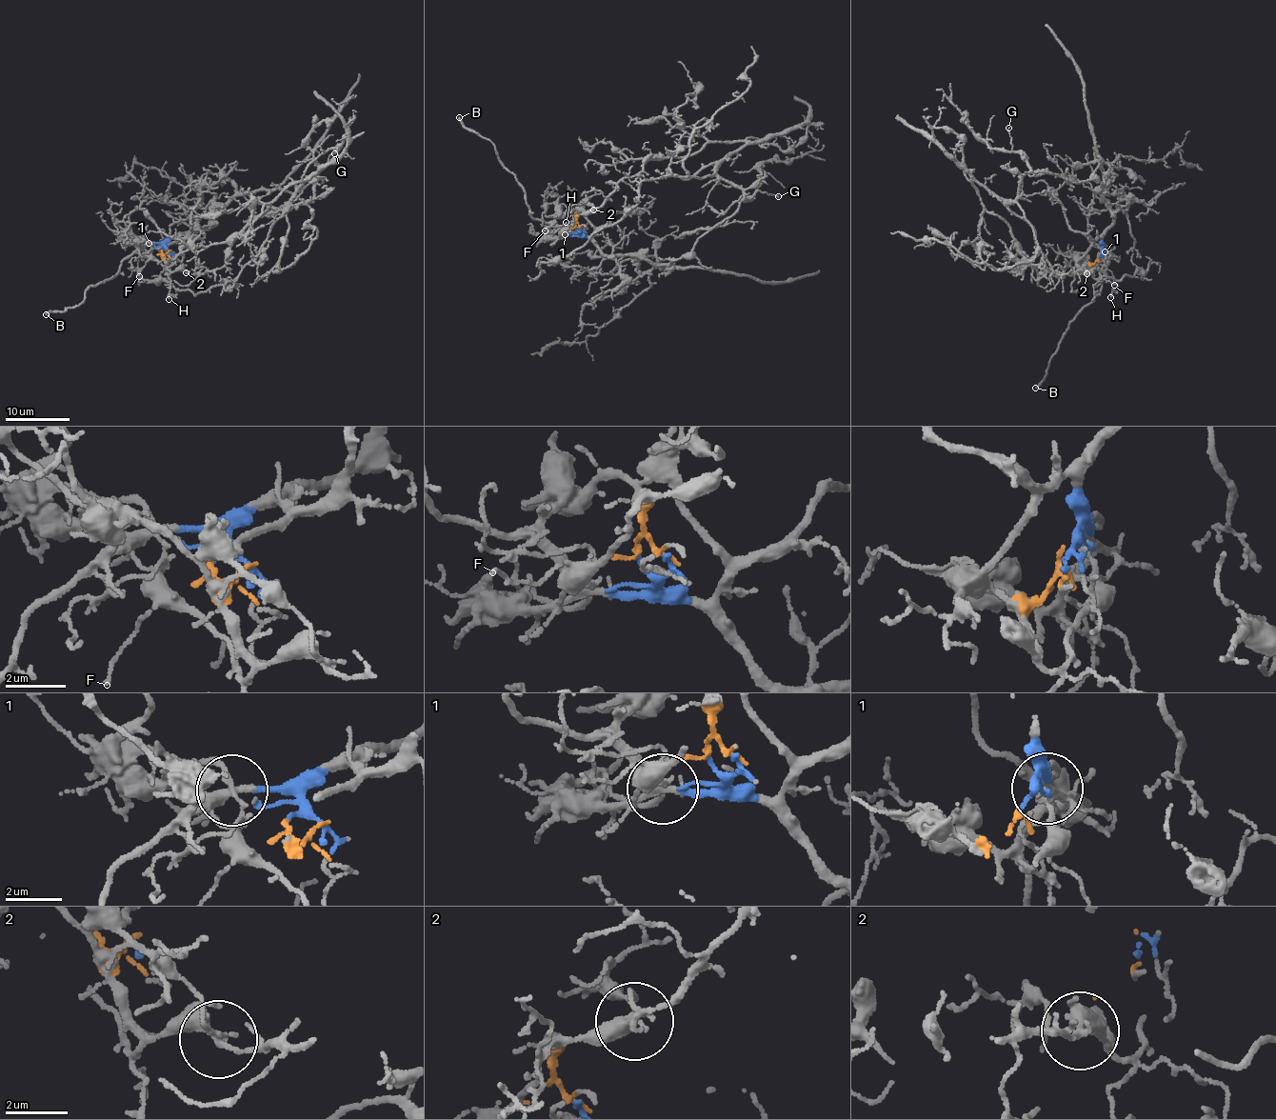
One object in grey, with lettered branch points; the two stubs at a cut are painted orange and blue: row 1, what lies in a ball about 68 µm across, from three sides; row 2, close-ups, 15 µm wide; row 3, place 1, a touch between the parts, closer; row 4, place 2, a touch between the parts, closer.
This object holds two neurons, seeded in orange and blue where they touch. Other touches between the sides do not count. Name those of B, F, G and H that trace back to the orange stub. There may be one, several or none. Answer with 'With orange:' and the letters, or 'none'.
With orange: F, G, H

